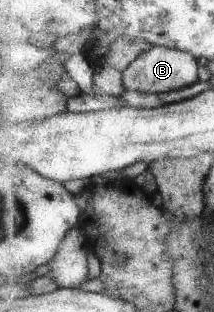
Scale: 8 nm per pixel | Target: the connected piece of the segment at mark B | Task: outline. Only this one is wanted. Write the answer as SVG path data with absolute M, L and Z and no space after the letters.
M154 46L141 53L124 71L123 82L126 90L162 93L181 90L198 81L198 61L196 56L184 50L164 46Z

